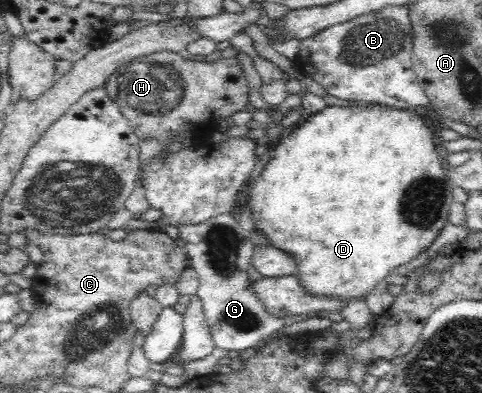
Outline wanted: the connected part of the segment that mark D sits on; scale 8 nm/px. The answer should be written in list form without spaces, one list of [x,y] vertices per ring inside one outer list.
[[[372,104],[348,107],[327,105],[323,110],[311,114],[297,128],[290,129],[271,149],[271,159],[262,169],[262,174],[256,178],[250,190],[243,190],[238,211],[245,210],[242,205],[248,206],[250,220],[254,224],[253,230],[260,230],[270,242],[270,247],[280,250],[291,260],[296,260],[292,277],[303,288],[303,294],[308,298],[327,298],[328,302],[344,302],[345,305],[362,302],[376,286],[385,283],[386,276],[425,253],[449,222],[448,210],[454,201],[452,186],[446,180],[444,162],[436,150],[435,136],[436,133],[428,123],[412,109],[392,109]]]

